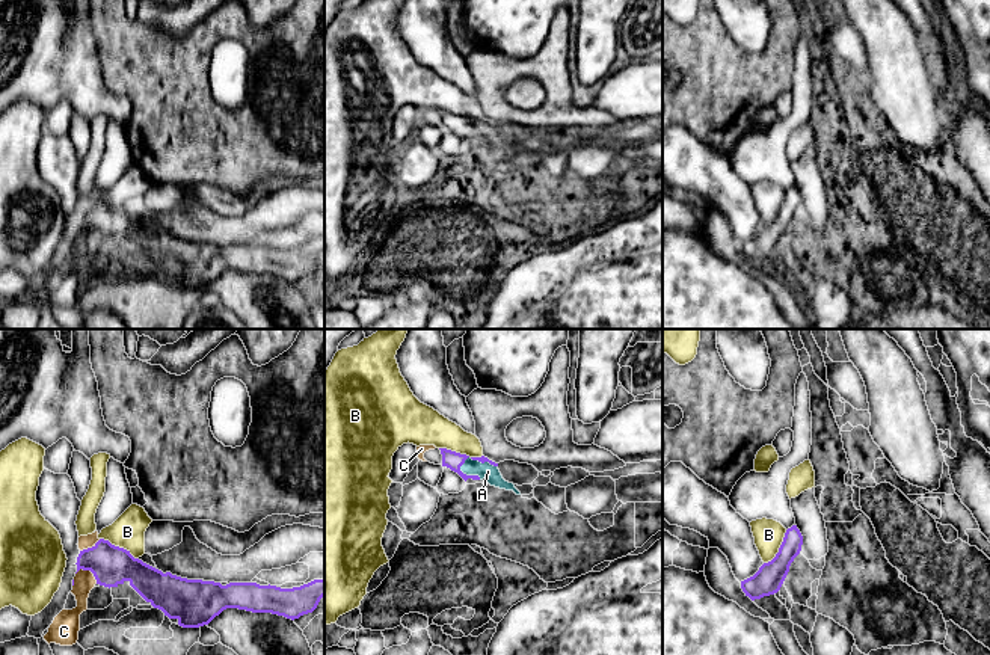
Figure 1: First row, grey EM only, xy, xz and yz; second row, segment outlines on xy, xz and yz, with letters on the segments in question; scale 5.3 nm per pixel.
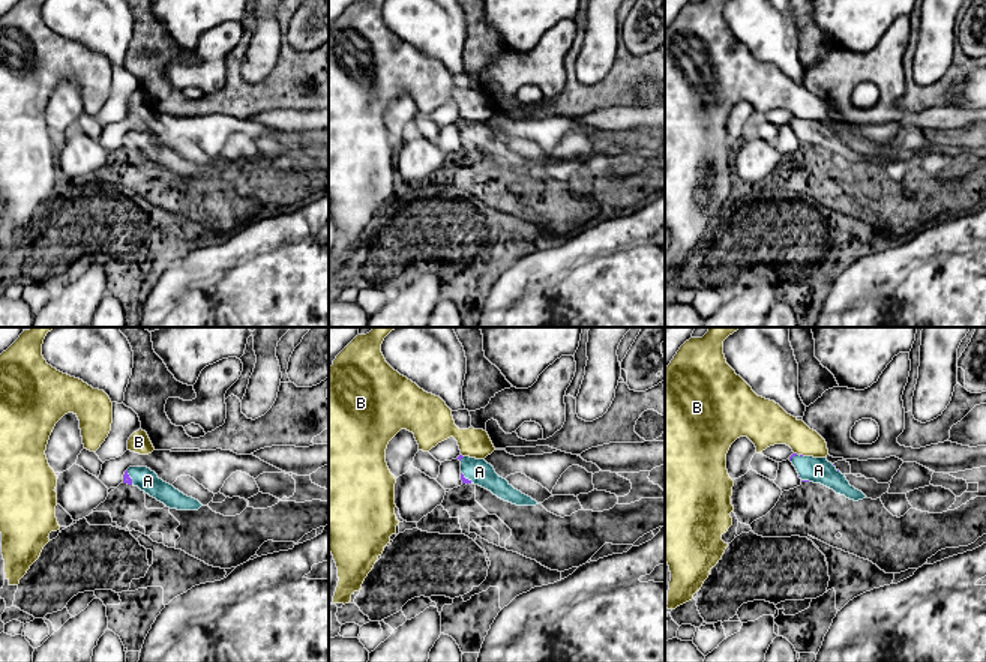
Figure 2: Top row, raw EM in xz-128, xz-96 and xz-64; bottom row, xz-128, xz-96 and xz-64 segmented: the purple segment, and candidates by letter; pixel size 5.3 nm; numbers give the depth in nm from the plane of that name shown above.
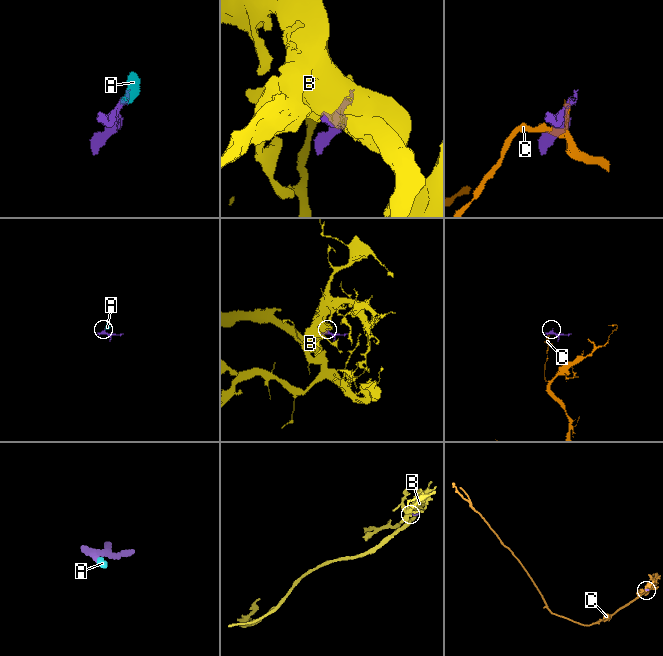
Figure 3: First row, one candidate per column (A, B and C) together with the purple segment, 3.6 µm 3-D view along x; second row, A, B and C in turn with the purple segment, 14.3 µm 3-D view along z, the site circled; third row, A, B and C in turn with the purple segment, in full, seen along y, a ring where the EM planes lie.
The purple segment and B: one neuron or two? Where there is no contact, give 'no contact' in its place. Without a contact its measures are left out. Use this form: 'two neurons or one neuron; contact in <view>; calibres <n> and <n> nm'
two neurons; contact in xz; calibres 90 and 200 nm

